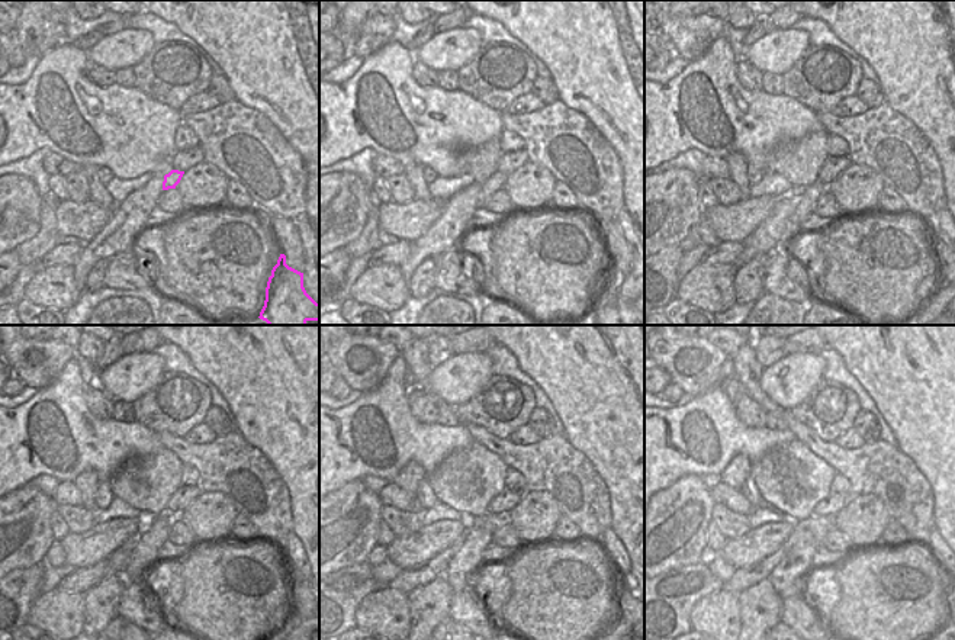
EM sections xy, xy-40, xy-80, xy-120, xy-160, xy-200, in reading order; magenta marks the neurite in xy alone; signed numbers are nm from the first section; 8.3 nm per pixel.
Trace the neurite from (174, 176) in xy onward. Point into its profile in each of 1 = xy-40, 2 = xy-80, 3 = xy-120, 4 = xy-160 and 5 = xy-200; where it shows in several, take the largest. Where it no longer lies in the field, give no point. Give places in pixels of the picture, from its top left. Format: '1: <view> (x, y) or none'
1: xy-40 (492, 185)
2: xy-80 (809, 196)
3: xy-120 (156, 531)
4: xy-160 (470, 556)
5: xy-200 (785, 578)

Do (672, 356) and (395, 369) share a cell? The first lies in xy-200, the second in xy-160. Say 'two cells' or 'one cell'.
two cells

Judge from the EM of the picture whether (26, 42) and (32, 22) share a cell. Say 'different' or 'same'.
same

